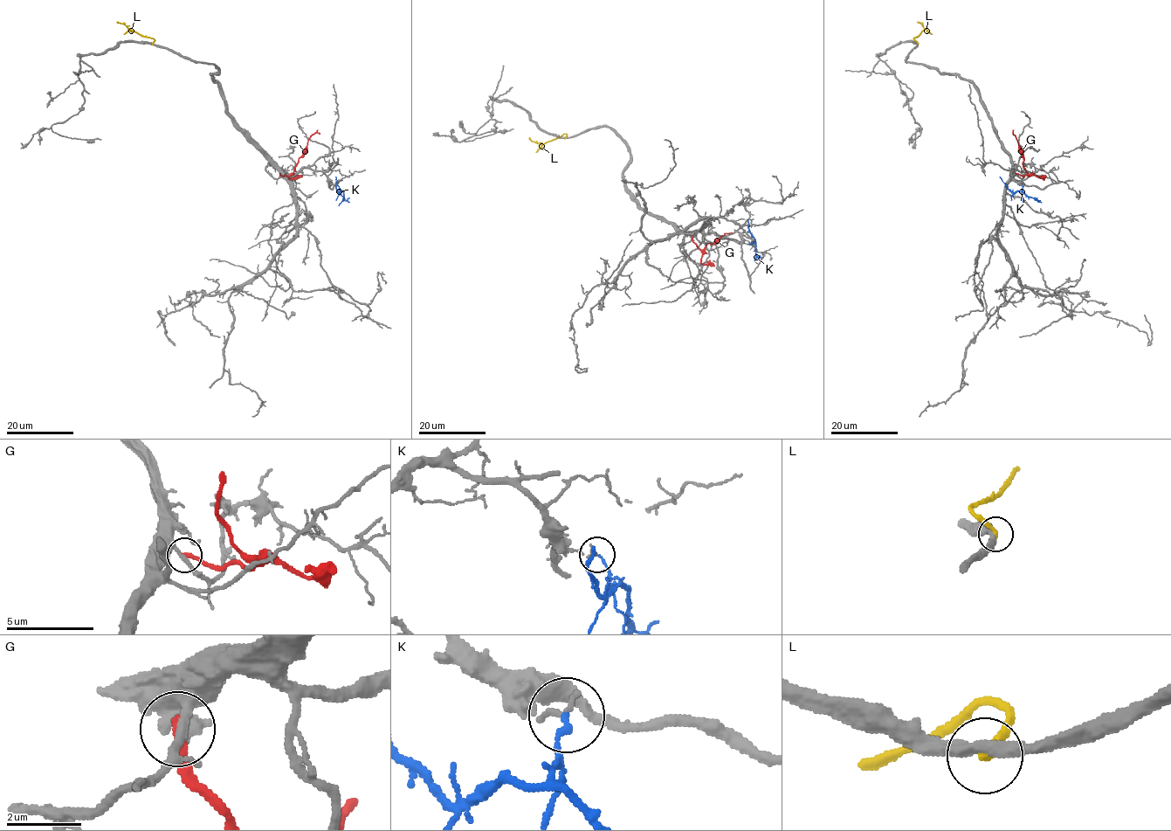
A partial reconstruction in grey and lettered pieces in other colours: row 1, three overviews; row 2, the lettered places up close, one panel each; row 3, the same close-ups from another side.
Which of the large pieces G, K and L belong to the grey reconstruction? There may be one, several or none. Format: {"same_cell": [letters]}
{"same_cell": []}

